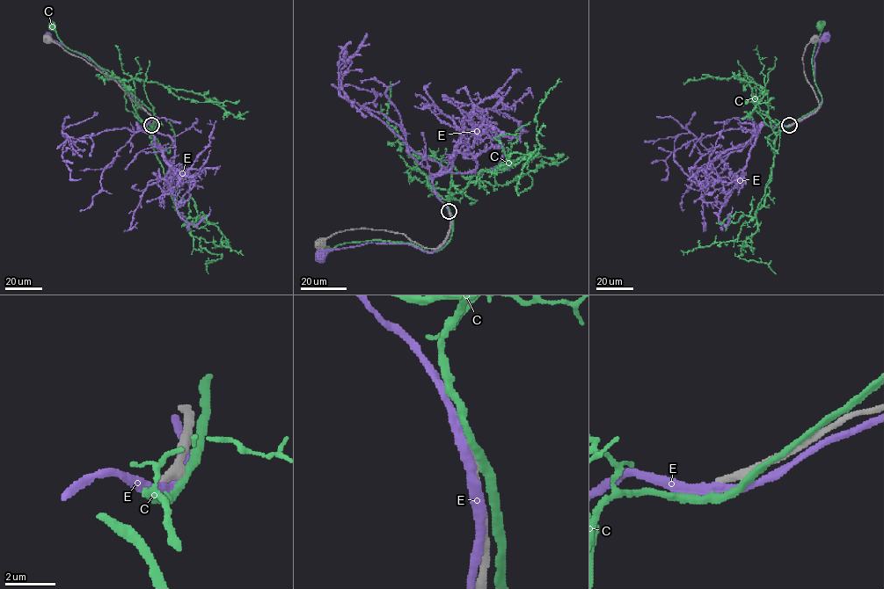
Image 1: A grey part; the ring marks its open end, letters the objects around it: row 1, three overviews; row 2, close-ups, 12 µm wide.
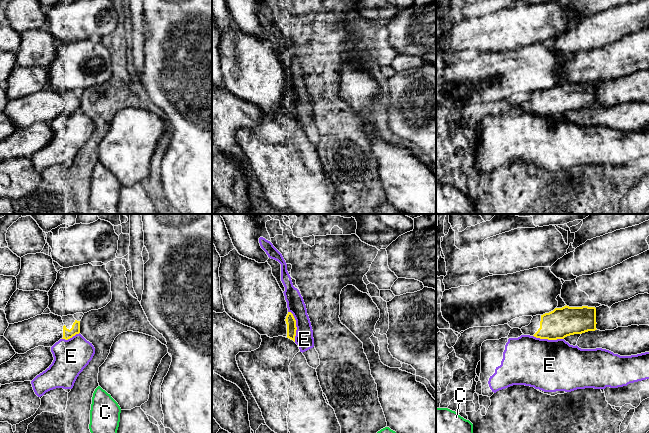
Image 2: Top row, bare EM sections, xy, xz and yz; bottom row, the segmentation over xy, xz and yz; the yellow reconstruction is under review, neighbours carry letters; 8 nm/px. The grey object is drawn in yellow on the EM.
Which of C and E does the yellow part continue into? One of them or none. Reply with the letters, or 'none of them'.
none of them

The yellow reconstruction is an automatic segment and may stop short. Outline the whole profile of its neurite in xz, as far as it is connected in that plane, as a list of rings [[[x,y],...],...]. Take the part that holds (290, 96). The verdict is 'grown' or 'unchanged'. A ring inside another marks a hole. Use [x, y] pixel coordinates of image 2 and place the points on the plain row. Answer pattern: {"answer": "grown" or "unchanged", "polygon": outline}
{"answer": "grown", "polygon": [[[235,24],[221,33],[219,53],[224,85],[232,95],[255,105],[260,111],[283,112],[295,118],[296,96],[288,87],[284,69],[268,38],[258,39],[240,31]]]}

